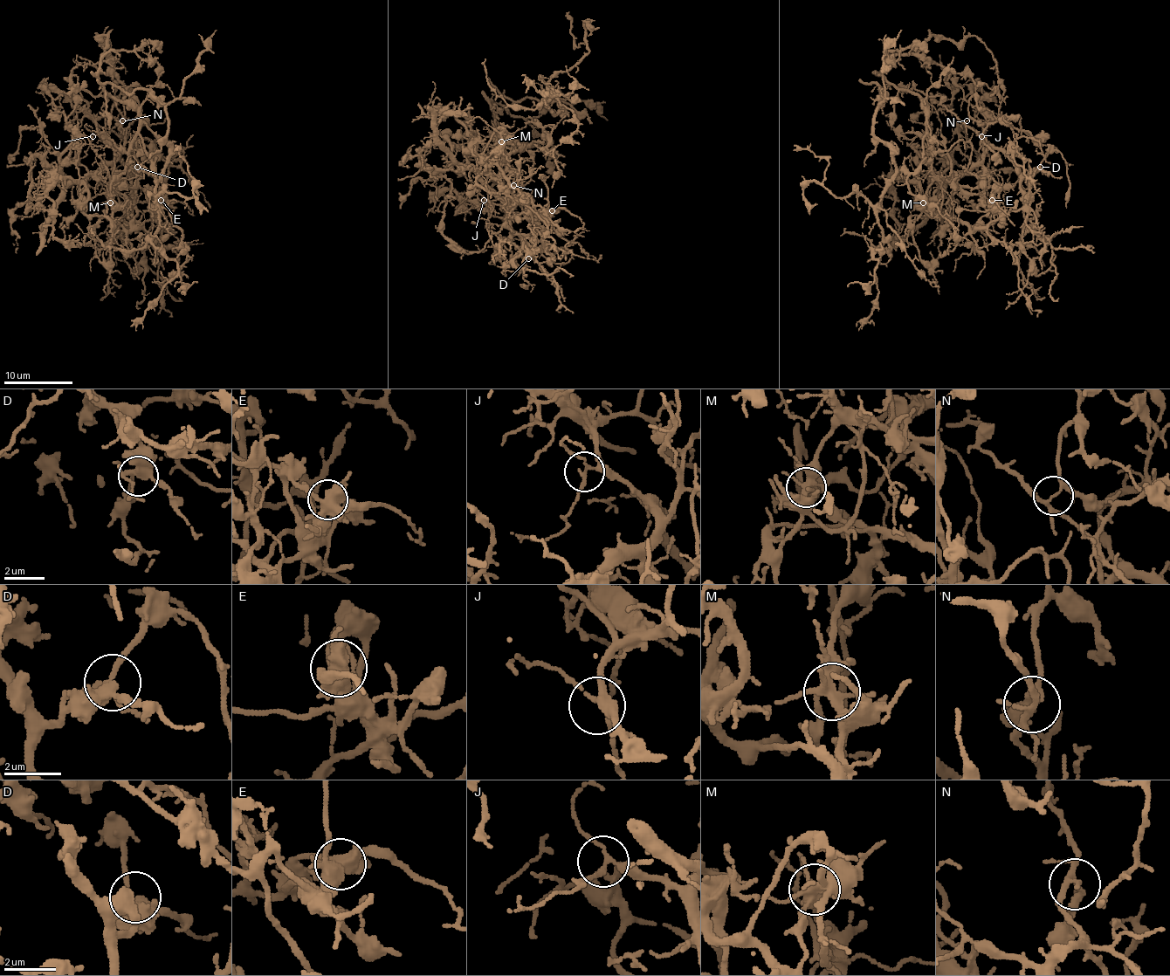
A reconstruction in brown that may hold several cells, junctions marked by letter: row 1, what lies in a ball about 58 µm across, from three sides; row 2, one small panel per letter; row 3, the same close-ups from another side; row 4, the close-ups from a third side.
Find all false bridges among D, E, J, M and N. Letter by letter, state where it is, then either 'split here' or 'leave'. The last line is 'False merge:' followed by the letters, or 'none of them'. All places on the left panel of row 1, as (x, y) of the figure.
D: place (137, 167); leave
E: place (161, 200); split here
J: place (92, 136); leave
M: place (110, 202); split here
N: place (122, 120); split here
False merge: E, M, N

